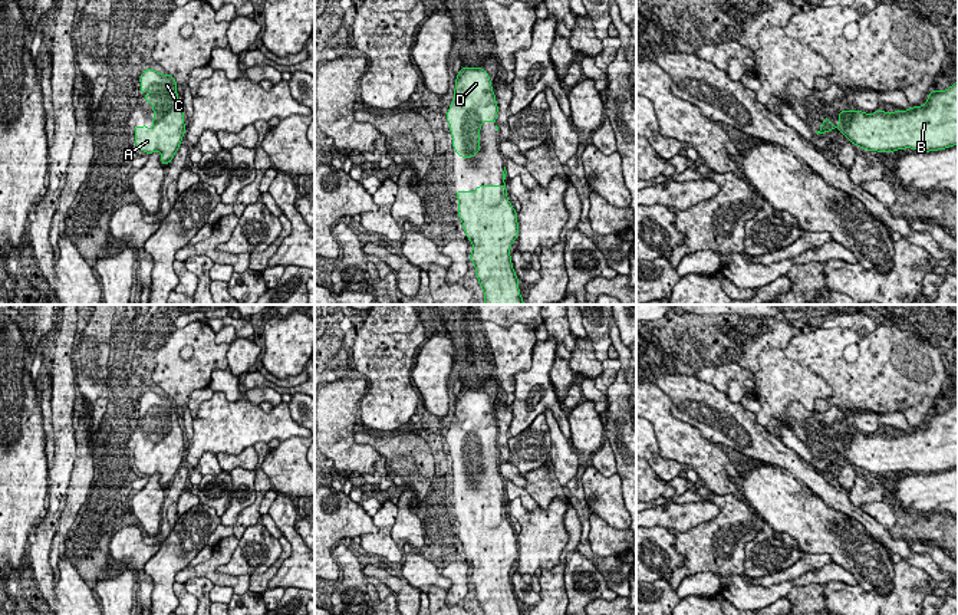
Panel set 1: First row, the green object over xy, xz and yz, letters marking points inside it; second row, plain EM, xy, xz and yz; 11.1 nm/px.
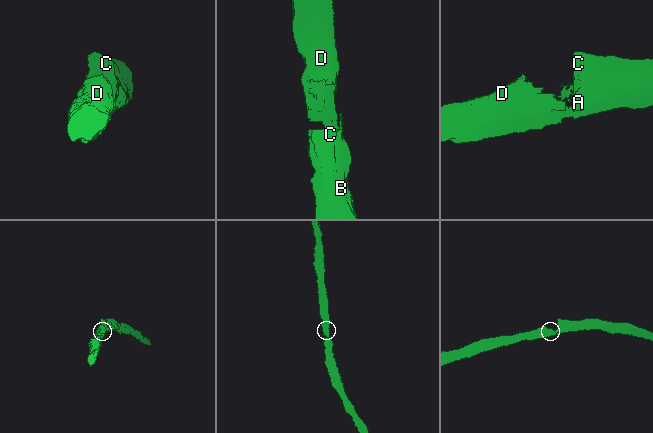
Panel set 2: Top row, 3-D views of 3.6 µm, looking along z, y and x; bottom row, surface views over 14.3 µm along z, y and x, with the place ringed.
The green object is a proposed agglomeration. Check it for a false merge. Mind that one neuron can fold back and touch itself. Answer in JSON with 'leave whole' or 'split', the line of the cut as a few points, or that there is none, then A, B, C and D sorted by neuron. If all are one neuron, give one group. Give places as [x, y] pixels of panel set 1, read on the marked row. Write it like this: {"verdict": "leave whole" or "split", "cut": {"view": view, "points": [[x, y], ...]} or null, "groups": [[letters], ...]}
{"verdict": "leave whole", "cut": null, "groups": [["A", "B", "C", "D"]]}

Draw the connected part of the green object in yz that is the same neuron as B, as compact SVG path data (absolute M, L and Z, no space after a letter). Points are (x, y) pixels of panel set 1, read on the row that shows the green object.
M958 80L948 89L938 92L932 91L922 106L912 106L906 111L896 109L885 112L878 109L875 114L863 111L839 111L839 125L829 122L824 116L823 125L816 132L827 134L834 128L843 134L852 144L868 151L895 152L896 149L912 148L925 152L945 149L958 145Z

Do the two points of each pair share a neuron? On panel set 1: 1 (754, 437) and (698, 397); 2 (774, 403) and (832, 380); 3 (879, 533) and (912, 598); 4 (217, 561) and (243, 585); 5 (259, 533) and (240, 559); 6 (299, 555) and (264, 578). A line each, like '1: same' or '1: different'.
1: same
2: different
3: different
4: same
5: same
6: different

